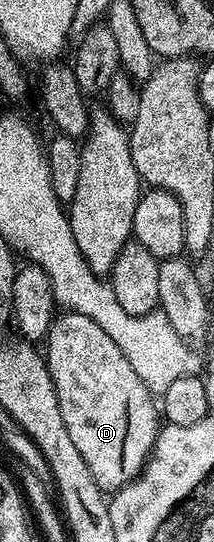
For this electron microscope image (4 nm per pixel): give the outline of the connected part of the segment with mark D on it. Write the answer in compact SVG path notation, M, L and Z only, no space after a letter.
M60 313L47 329L45 345L47 371L55 385L61 420L65 420L65 429L73 439L77 452L81 452L85 464L89 464L93 480L97 480L97 484L105 492L114 492L122 486L128 486L147 465L161 429L161 410L151 389L144 384L141 376L137 376L137 372L133 372L133 364L125 360L125 352L121 352L121 348L113 344L113 339L105 333L105 328L93 324L89 316Z

